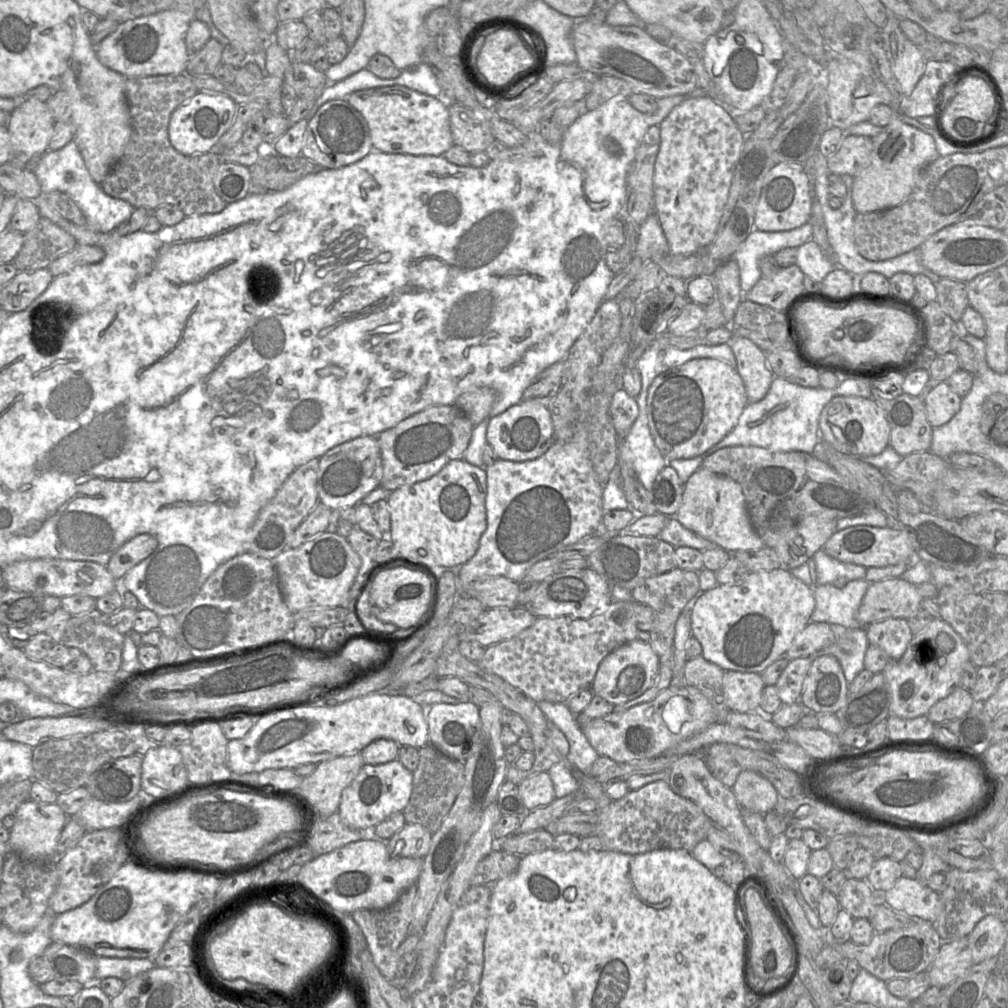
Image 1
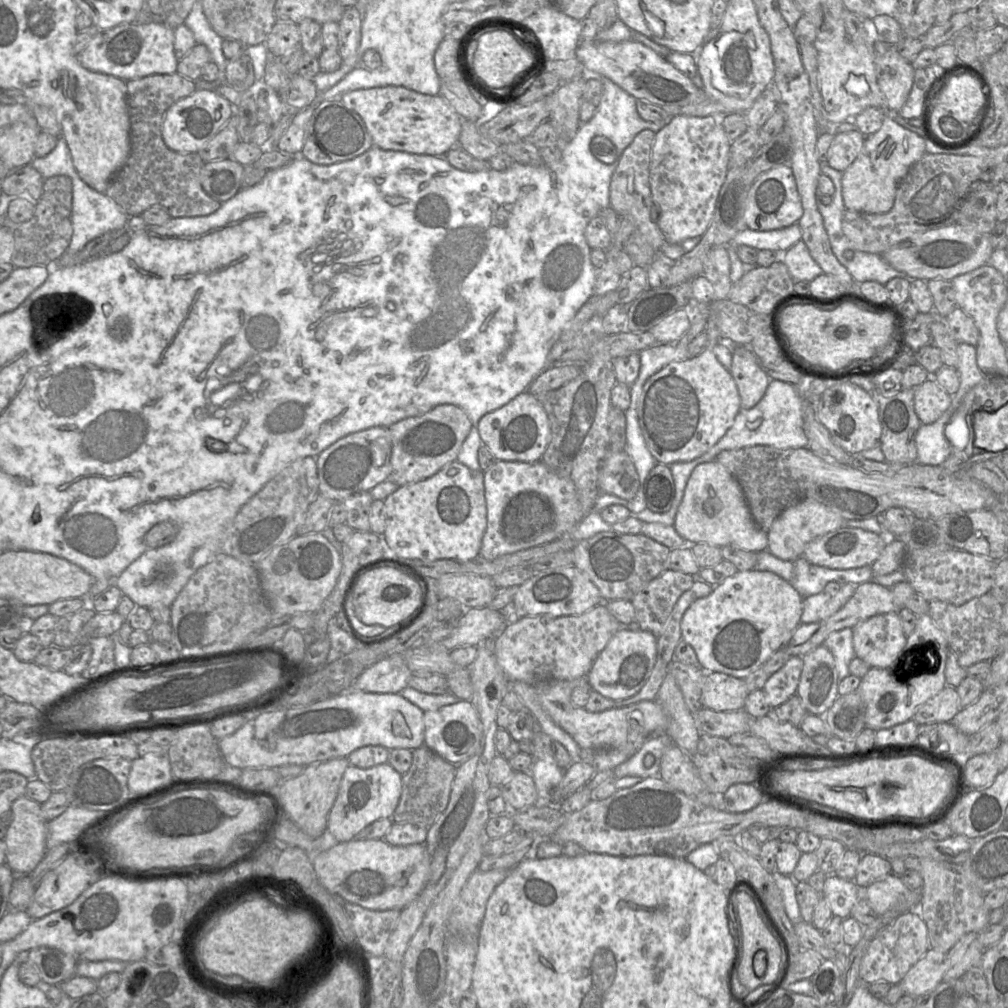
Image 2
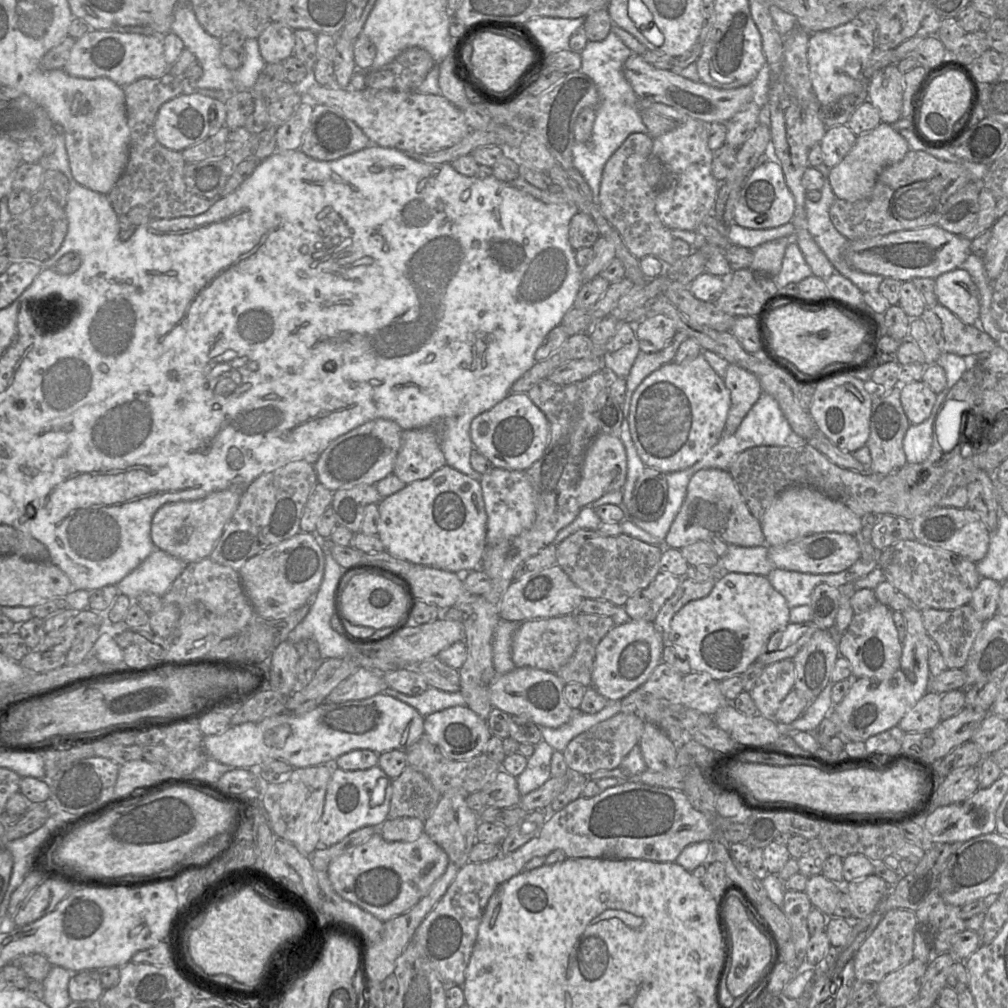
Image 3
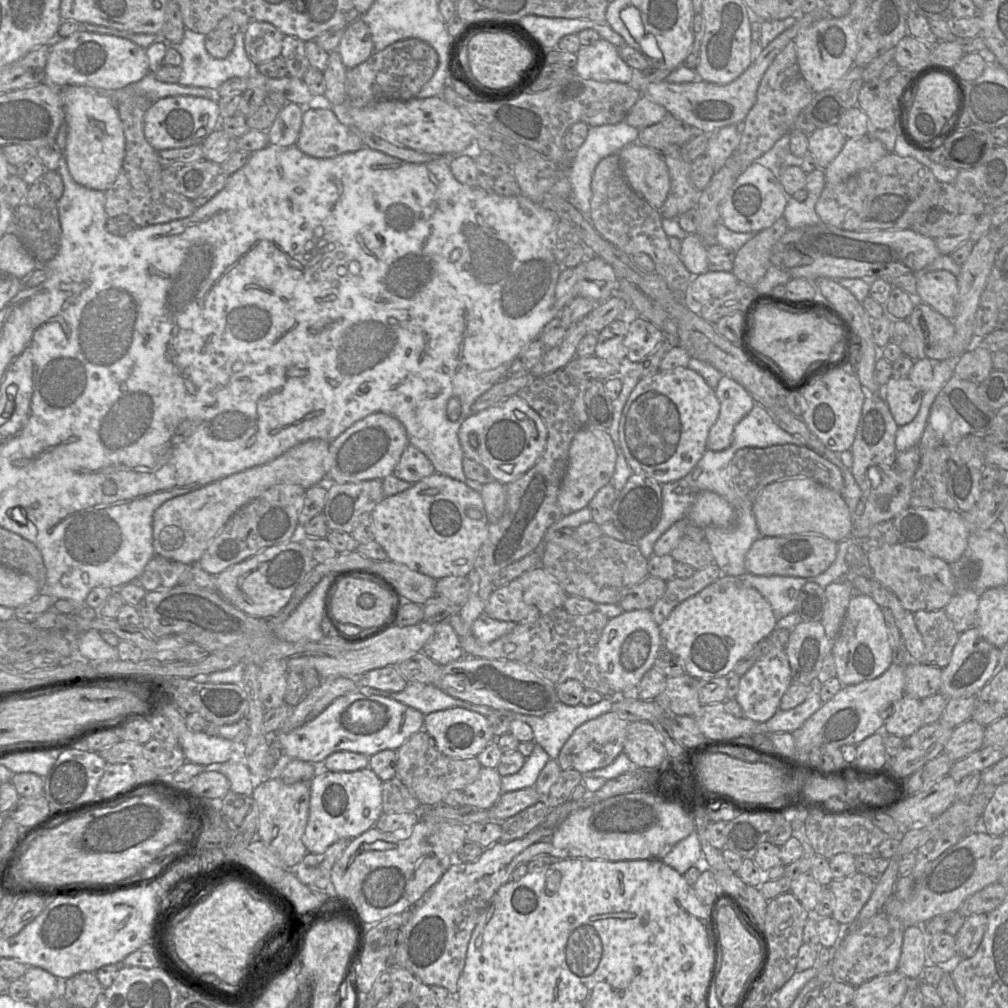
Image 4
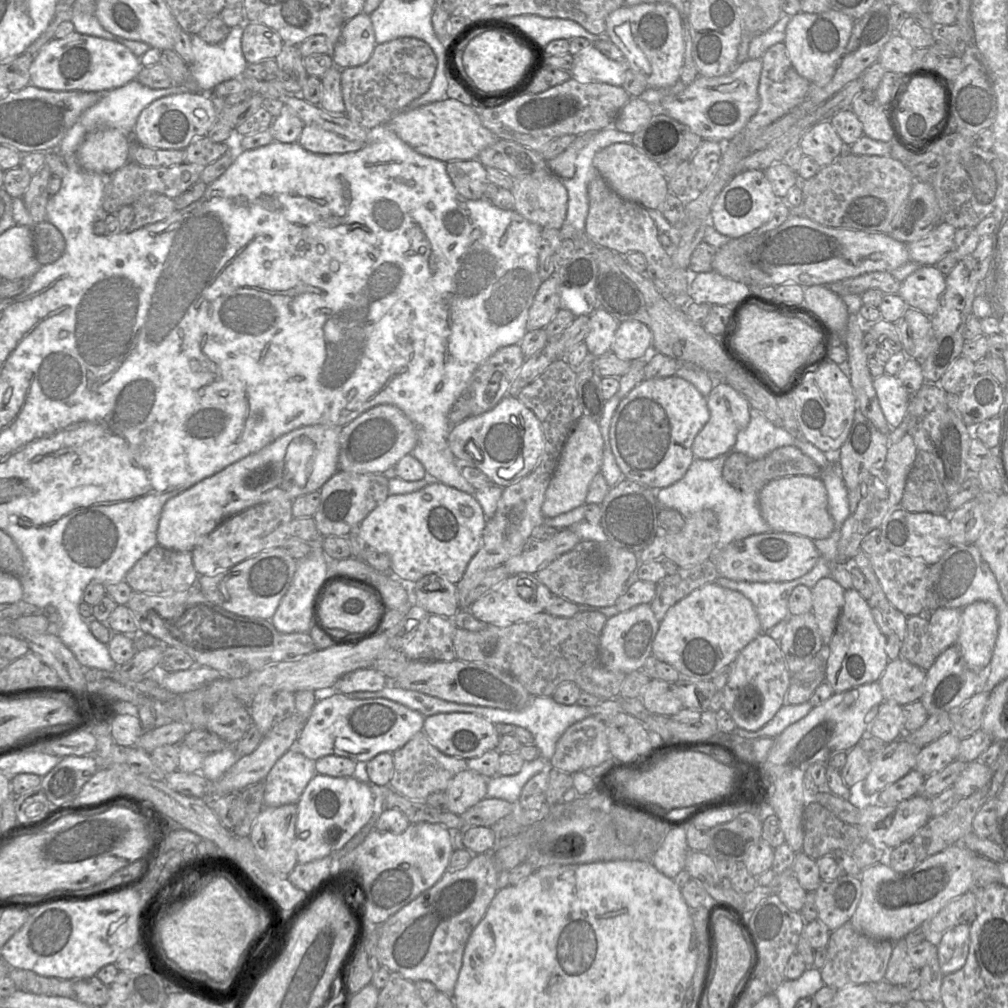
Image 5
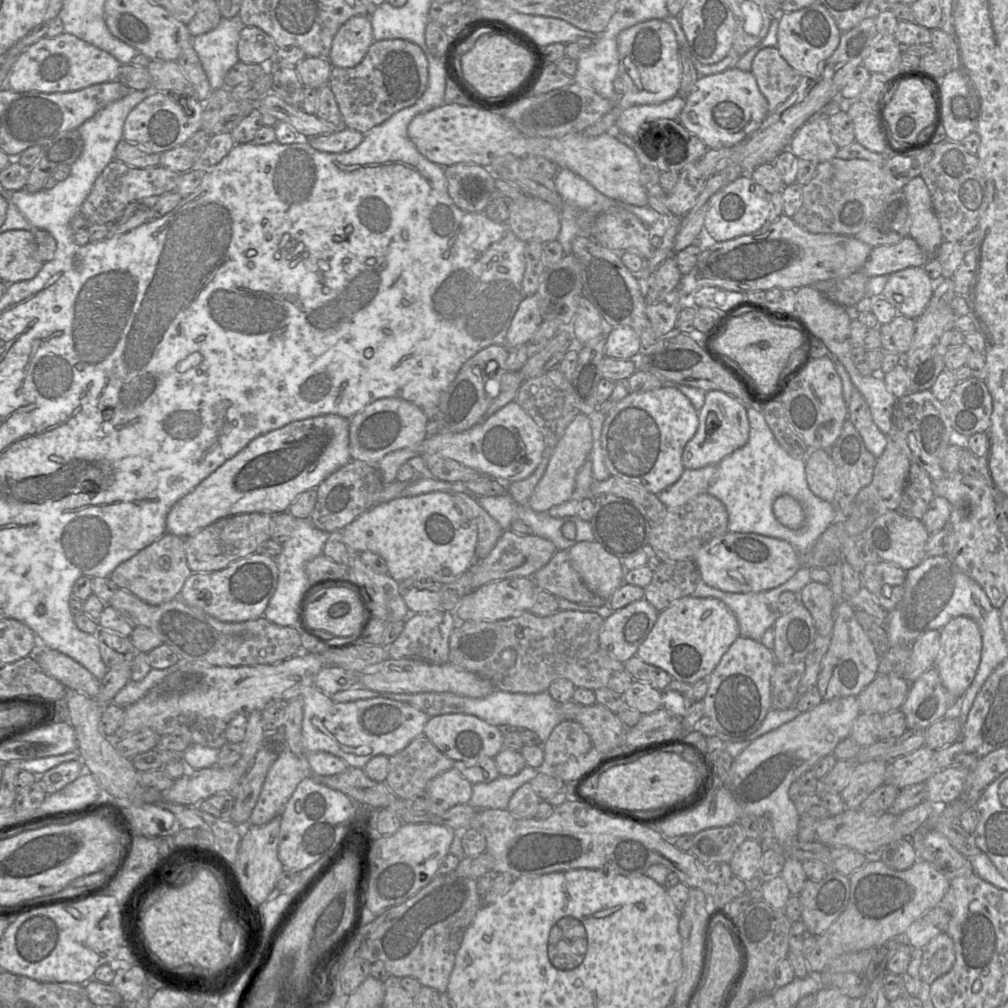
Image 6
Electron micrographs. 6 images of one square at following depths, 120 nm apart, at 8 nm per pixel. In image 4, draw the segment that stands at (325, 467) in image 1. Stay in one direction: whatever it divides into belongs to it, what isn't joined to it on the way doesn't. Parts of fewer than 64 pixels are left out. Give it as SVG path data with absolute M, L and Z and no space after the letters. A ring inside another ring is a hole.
M382 412L370 414L329 442L327 481L346 484L383 480L393 474L408 445L406 430L395 417Z

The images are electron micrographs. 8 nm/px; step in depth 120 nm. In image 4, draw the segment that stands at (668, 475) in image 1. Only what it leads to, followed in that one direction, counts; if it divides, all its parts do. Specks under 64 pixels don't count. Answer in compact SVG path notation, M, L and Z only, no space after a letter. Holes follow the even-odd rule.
M632 474L611 505L611 523L627 542L636 541L652 532L662 514L662 484Z

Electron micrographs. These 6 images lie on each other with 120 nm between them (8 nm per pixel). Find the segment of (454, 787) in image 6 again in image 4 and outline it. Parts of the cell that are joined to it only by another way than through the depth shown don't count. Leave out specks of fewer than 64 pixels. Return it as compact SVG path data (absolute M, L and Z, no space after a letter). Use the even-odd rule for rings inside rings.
M482 767L477 779L462 790L464 805L483 810L491 809L502 794L501 780L496 768Z

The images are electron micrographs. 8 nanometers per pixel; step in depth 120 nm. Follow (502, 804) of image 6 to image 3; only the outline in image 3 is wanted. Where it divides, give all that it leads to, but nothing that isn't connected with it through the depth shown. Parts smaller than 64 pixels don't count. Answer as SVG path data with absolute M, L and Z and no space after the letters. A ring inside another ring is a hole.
M544 740L535 745L533 755L528 759L525 770L516 777L521 796L546 783L551 778L551 758L554 749Z

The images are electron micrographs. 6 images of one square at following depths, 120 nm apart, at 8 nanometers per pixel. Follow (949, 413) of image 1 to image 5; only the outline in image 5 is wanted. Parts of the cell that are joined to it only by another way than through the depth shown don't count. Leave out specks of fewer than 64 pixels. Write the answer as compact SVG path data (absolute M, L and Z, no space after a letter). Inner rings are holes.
M883 374L873 378L873 386L891 428L897 428L906 418L911 395L896 376Z

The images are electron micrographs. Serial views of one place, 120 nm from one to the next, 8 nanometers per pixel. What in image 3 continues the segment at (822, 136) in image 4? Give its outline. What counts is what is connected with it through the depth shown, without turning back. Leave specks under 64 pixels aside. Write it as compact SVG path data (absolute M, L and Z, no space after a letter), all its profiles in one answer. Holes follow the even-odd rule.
M847 125L828 128L819 142L823 154L823 164L829 169L839 164L849 153L857 136Z

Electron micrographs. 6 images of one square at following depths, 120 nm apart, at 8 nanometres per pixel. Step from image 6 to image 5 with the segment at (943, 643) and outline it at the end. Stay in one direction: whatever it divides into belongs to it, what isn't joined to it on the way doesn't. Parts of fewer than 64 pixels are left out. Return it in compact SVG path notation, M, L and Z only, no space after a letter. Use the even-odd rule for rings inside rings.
M975 601L962 608L955 645L970 669L980 671L989 665L998 629L998 612L992 603Z

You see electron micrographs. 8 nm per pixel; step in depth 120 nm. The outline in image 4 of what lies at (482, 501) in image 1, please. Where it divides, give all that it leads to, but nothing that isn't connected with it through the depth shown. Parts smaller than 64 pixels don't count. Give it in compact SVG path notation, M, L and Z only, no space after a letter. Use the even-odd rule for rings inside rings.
M436 472L399 494L384 497L370 515L373 538L384 549L387 558L435 580L449 576L467 576L488 536L488 518L480 493L458 480ZM468 508L477 509L480 518L470 518L466 513Z

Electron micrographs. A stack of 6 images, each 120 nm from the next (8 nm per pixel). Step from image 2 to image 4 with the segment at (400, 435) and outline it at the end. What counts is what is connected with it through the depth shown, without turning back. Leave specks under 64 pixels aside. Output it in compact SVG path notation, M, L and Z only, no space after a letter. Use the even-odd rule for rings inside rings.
M409 444L394 468L393 475L398 479L415 484L435 472L435 468L427 456Z

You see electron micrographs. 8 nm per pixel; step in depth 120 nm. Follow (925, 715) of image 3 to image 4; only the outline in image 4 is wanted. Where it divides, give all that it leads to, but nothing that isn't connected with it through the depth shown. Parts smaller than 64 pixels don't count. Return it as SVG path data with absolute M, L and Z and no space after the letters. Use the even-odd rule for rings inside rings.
M904 696L890 707L890 715L887 717L882 731L906 738L923 726L921 719L920 701L910 696Z

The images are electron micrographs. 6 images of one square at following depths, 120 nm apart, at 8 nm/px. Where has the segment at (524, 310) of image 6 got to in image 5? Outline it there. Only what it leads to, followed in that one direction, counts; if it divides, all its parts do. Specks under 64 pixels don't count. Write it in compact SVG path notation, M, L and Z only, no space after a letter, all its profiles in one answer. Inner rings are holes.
M553 275L544 280L529 308L527 331L544 328L560 309L557 281Z

